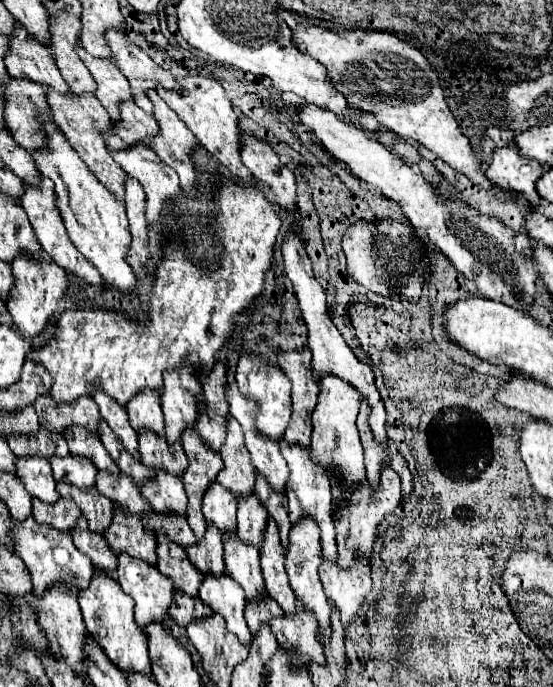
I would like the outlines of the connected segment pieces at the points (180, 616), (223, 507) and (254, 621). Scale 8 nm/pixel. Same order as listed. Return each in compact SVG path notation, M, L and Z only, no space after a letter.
M173 591L173 601L169 607L169 615L177 621L177 625L187 627L191 621L211 615L211 607L207 607L199 597L189 597L183 591Z
M213 481L203 495L203 515L207 521L213 521L221 533L235 533L237 501L231 491L227 491L221 483Z
M267 595L259 601L245 603L245 621L247 621L247 627L251 633L257 631L263 623L269 623L269 619L273 619L275 615L283 615L283 609L271 595Z

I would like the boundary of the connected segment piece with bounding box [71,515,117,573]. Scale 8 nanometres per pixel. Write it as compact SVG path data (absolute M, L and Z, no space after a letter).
M81 515L79 521L71 527L71 537L73 537L73 543L79 551L83 551L85 555L91 557L93 565L99 567L99 569L105 569L109 573L115 571L117 567L117 557L115 553L111 551L111 547L107 545L107 539L101 535L101 533L93 533L89 529L89 523L87 519Z

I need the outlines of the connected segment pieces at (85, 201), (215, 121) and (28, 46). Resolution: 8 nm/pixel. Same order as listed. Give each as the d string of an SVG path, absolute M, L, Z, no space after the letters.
M39 117L37 121L43 125L47 133L47 147L41 153L35 153L33 159L37 171L41 175L47 175L55 183L55 203L73 245L99 269L103 281L109 287L121 293L133 293L135 273L125 261L131 243L125 205L99 183L99 179L87 169L83 159L77 155L77 151L67 143L67 139L63 139L63 135L55 129L55 125L47 117Z
M187 75L187 77L177 77L177 83L181 85L181 91L169 91L169 89L159 89L159 95L163 101L179 115L179 119L187 125L187 129L197 137L203 147L219 159L219 163L235 177L239 179L249 179L251 173L249 169L241 163L239 159L239 137L237 137L237 113L227 99L223 87L219 81L201 77L201 75Z
M19 21L9 35L9 51L5 53L5 67L9 75L27 75L29 79L39 79L45 87L55 87L57 91L69 91L67 83L59 75L53 53L49 47L39 43Z

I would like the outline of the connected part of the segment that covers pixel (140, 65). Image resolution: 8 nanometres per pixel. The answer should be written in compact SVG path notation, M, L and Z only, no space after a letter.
M107 29L105 39L107 45L111 47L111 57L115 65L129 81L135 103L143 111L151 113L151 101L147 101L145 89L139 91L139 87L151 89L151 85L167 85L169 89L173 89L175 77L169 71L161 69L157 63L153 63L133 41L127 39L127 33L117 29Z

